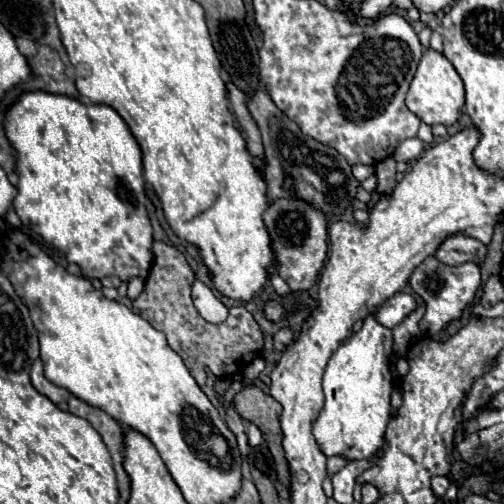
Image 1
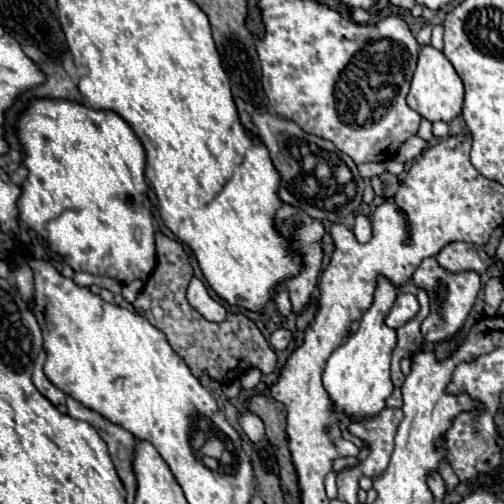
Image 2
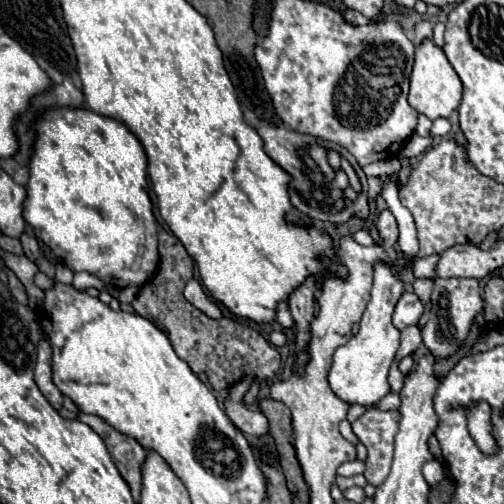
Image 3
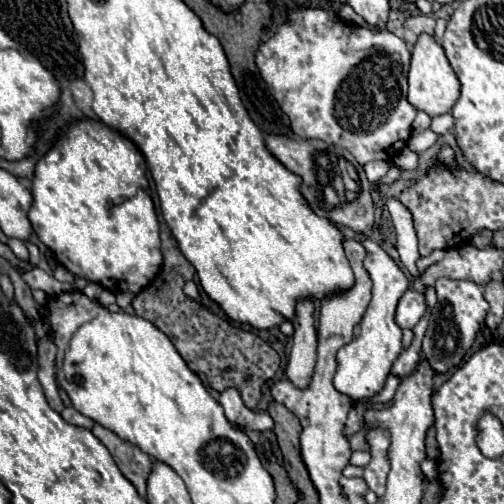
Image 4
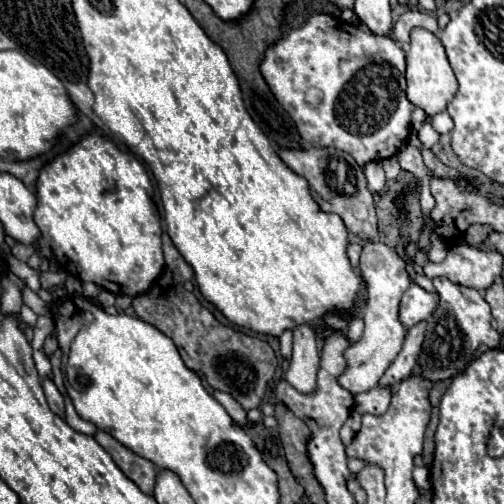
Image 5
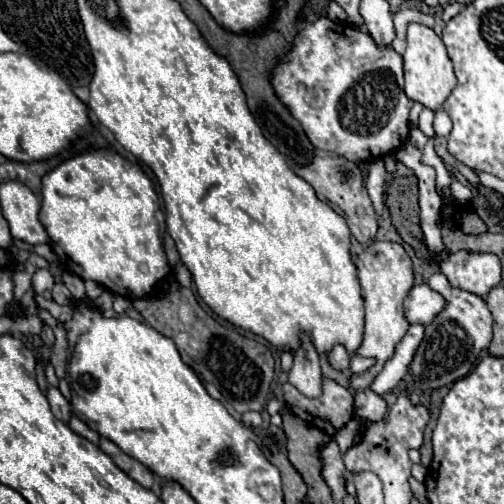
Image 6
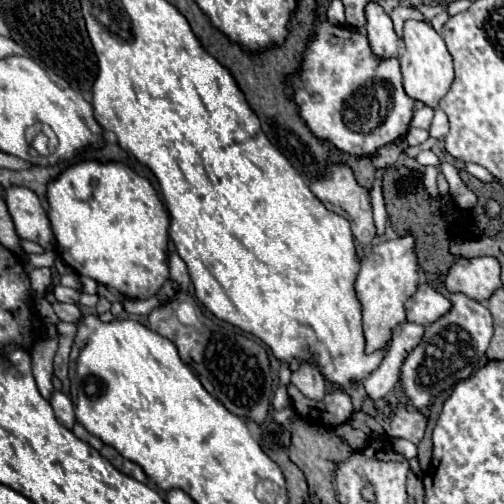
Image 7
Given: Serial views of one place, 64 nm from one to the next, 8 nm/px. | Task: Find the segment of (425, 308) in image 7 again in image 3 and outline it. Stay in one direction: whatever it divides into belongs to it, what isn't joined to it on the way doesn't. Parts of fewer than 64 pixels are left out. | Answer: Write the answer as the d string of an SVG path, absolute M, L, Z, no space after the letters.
M404 292L402 298L396 304L394 314L392 314L392 324L398 330L402 330L406 326L412 326L412 324L416 324L420 320L422 310L424 310L422 300L414 292Z

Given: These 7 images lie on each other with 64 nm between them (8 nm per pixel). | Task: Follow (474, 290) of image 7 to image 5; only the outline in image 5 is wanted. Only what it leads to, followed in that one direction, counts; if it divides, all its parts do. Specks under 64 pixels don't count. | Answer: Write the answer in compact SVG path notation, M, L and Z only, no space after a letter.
M456 246L448 250L448 256L440 264L426 264L424 274L428 278L446 276L454 284L486 290L502 272L502 256L498 252L480 250L474 246Z

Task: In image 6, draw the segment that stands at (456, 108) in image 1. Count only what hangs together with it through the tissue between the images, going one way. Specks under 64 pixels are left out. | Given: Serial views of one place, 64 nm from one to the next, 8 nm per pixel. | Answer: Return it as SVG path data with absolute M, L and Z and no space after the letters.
M408 24L408 32L406 32L406 52L402 56L404 60L404 78L406 78L406 86L404 92L410 100L424 104L430 110L438 110L444 100L448 98L448 92L452 92L452 88L456 86L456 76L452 70L452 62L446 54L446 46L442 42L442 38L428 26L422 24Z

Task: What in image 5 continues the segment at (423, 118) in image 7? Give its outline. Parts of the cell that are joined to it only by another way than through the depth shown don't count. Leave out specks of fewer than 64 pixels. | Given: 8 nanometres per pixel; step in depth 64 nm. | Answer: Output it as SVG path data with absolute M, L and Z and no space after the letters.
M426 116L426 120L424 120L424 124L422 124L422 128L420 128L420 138L422 138L422 144L424 144L424 148L426 150L430 150L436 142L438 142L438 132L430 126L430 116Z

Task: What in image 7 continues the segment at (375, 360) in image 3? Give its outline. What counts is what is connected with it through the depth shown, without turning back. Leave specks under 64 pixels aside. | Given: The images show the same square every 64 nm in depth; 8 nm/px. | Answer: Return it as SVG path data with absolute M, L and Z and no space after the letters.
M412 234L398 236L394 240L380 242L362 260L362 268L356 278L356 296L362 304L362 324L366 336L366 352L386 350L392 340L392 330L396 324L406 322L404 302L418 290L418 258L416 258L416 238Z

